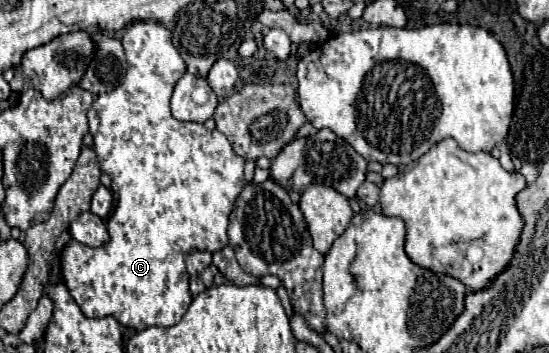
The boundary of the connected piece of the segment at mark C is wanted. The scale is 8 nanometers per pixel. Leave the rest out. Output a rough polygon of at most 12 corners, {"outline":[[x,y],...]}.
{"outline":[[132,23],[88,111],[118,205],[70,241],[86,317],[172,327],[184,251],[222,251],[244,159],[170,115],[172,33]]}

